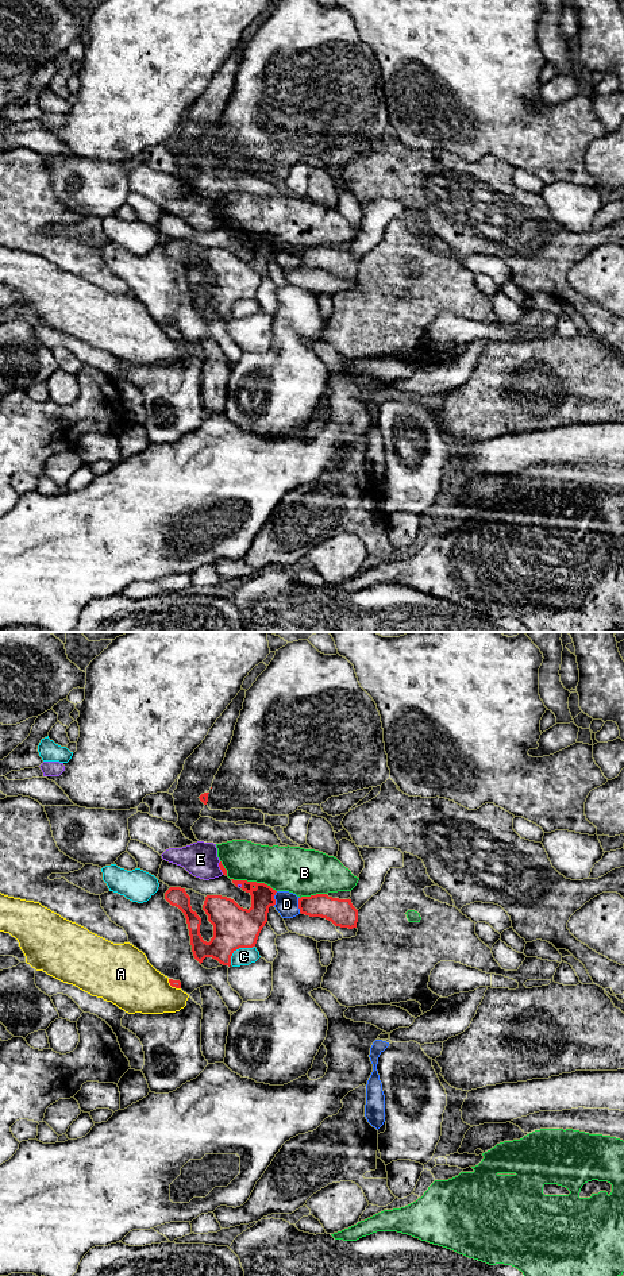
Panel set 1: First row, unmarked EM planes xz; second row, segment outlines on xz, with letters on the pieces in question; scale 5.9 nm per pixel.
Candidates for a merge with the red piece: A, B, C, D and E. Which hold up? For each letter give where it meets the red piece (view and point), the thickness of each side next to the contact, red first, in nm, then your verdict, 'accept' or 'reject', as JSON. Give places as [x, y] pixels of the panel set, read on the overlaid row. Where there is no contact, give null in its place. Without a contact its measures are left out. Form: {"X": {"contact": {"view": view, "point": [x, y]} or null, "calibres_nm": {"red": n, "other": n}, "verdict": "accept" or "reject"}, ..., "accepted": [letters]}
{"A": {"contact": {"view": "xz", "point": [173, 986]}, "calibres_nm": {"red": 50, "other": 320}, "verdict": "reject"}, "B": {"contact": {"view": "xz", "point": [254, 882]}, "calibres_nm": {"red": 180, "other": 280}, "verdict": "reject"}, "C": {"contact": {"view": "xz", "point": [238, 948]}, "calibres_nm": {"red": 260, "other": 110}, "verdict": "reject"}, "D": {"contact": {"view": "xz", "point": [299, 905]}, "calibres_nm": {"red": 160, "other": 140}, "verdict": "reject"}, "E": {"contact": {"view": "xz", "point": [220, 868]}, "calibres_nm": {"red": 30, "other": 200}, "verdict": "reject"}, "accepted": []}

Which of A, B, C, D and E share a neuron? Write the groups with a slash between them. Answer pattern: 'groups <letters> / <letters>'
groups A / B / C / D / E

